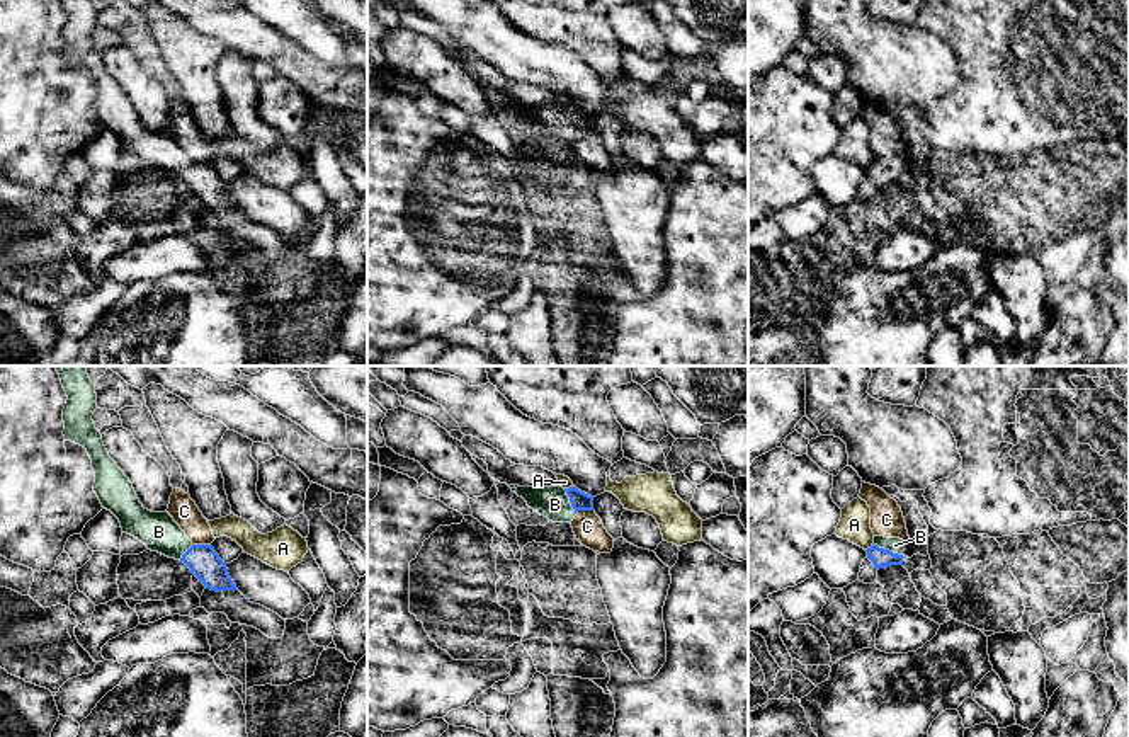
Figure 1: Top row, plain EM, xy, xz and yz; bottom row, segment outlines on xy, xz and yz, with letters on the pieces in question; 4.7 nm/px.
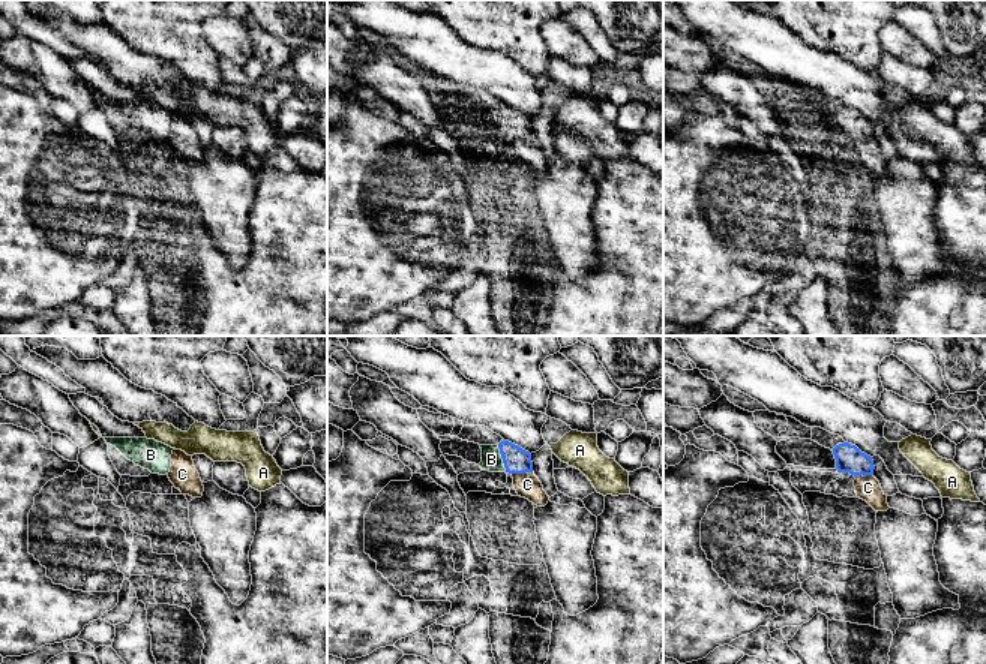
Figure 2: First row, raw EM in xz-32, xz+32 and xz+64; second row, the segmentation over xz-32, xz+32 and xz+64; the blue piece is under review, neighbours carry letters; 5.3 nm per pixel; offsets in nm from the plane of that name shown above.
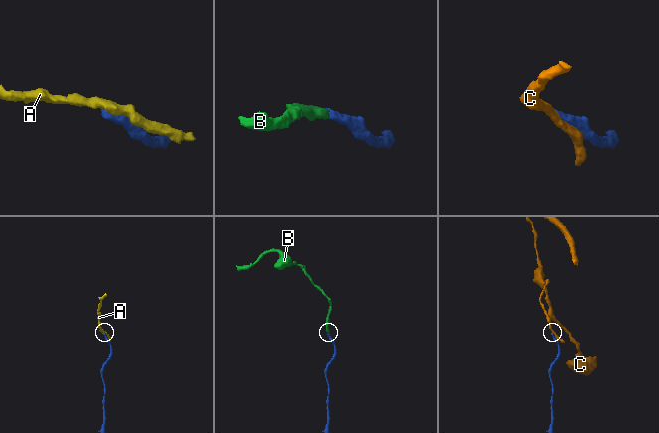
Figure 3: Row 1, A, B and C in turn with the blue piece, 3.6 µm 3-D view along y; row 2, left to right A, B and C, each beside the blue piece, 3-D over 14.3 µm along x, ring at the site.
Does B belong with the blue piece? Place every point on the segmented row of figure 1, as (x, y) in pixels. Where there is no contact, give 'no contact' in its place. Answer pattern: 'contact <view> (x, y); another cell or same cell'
contact yz (888, 550); same cell

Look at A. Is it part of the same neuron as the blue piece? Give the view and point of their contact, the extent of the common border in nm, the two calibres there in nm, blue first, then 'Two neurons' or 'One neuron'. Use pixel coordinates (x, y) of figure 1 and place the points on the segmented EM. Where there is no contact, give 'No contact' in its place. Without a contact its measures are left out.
Touches blue at yz (871, 547). Shared border 50 nm. Thickness 90 nm (blue) against 150 nm. Two neurons

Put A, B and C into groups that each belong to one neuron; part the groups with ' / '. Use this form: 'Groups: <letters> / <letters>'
Groups: A / B / C

